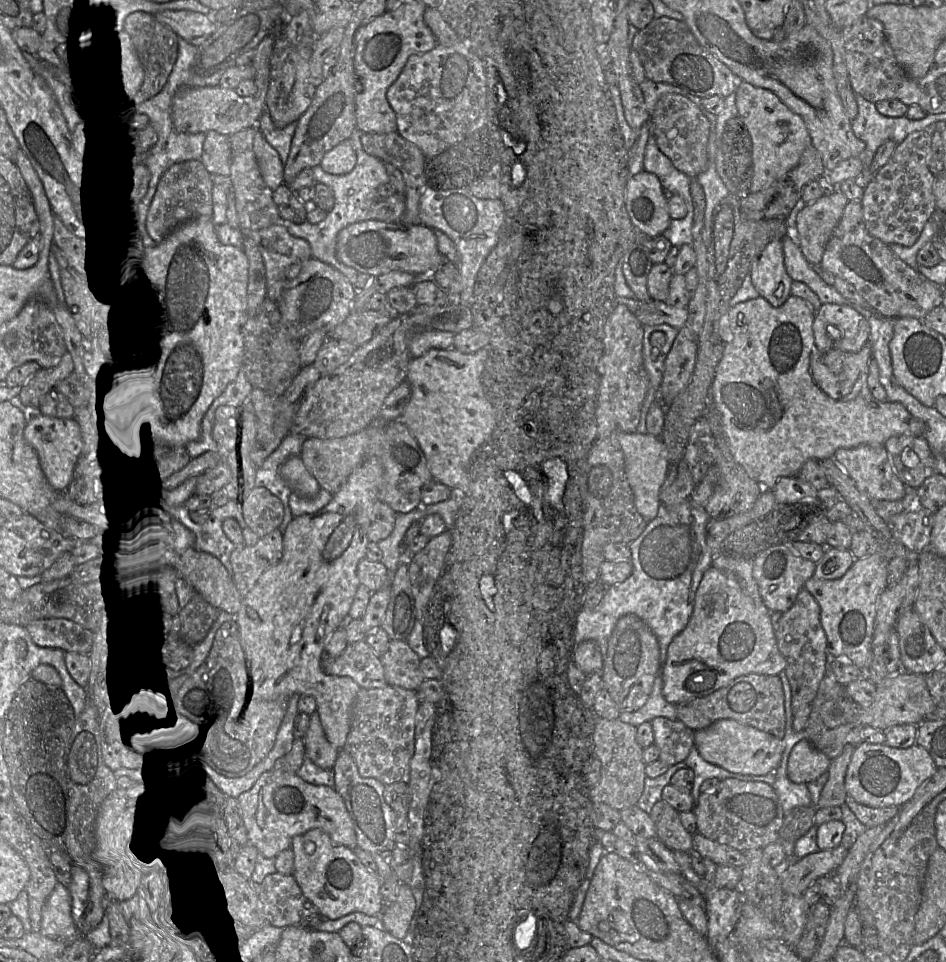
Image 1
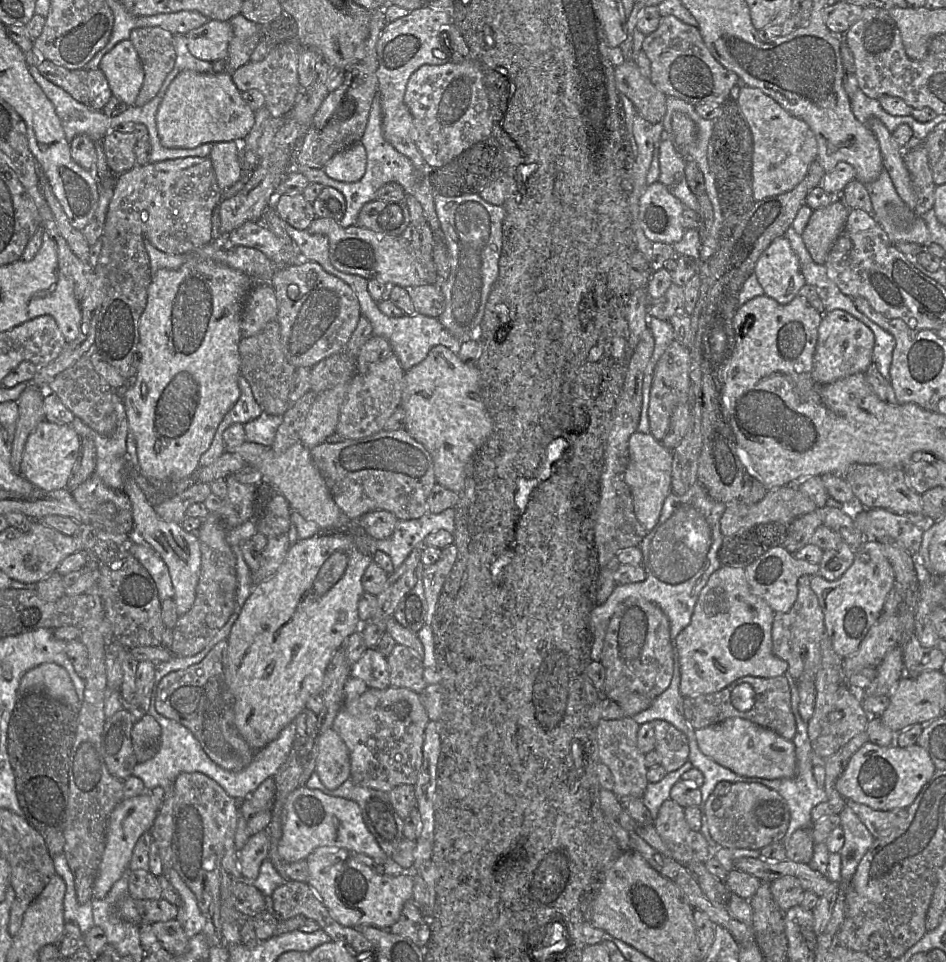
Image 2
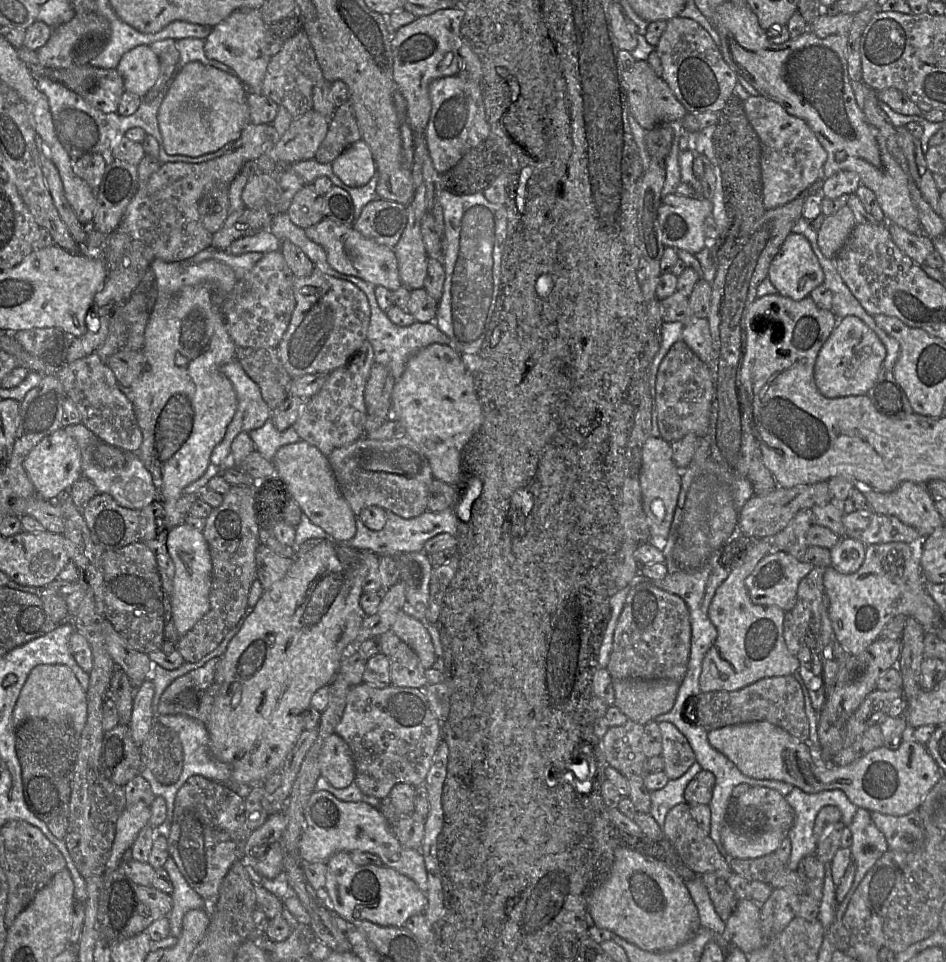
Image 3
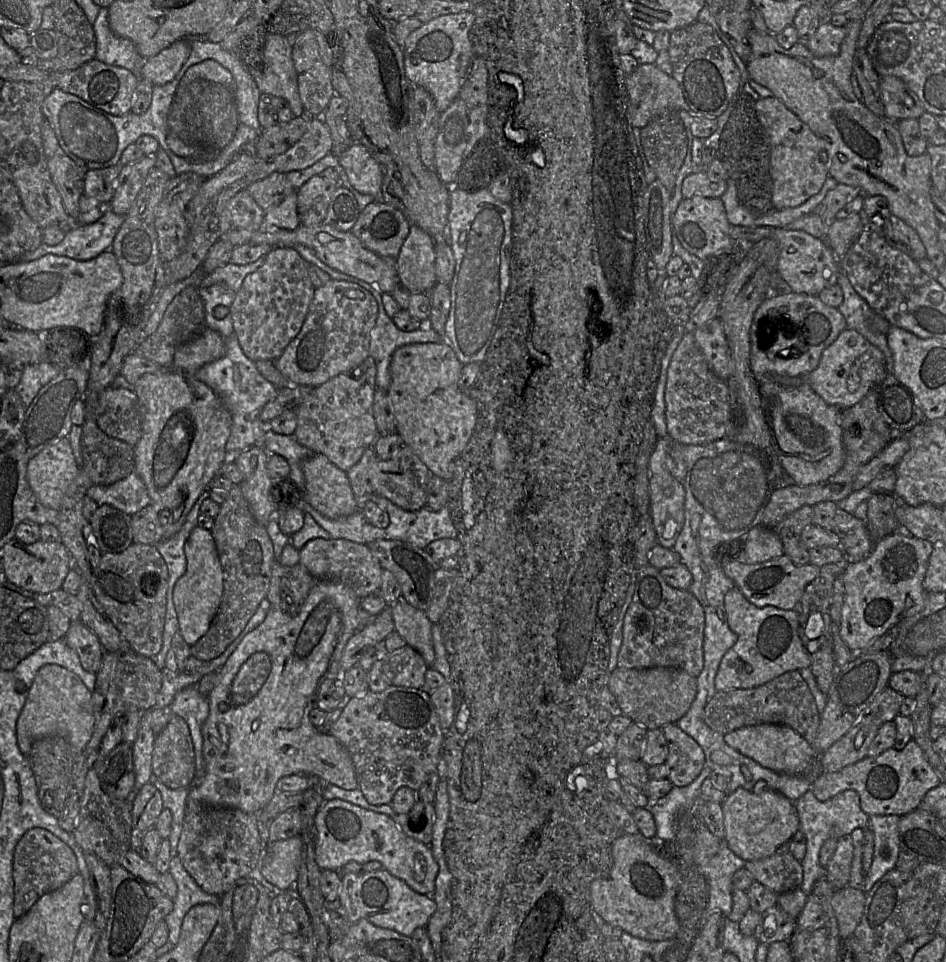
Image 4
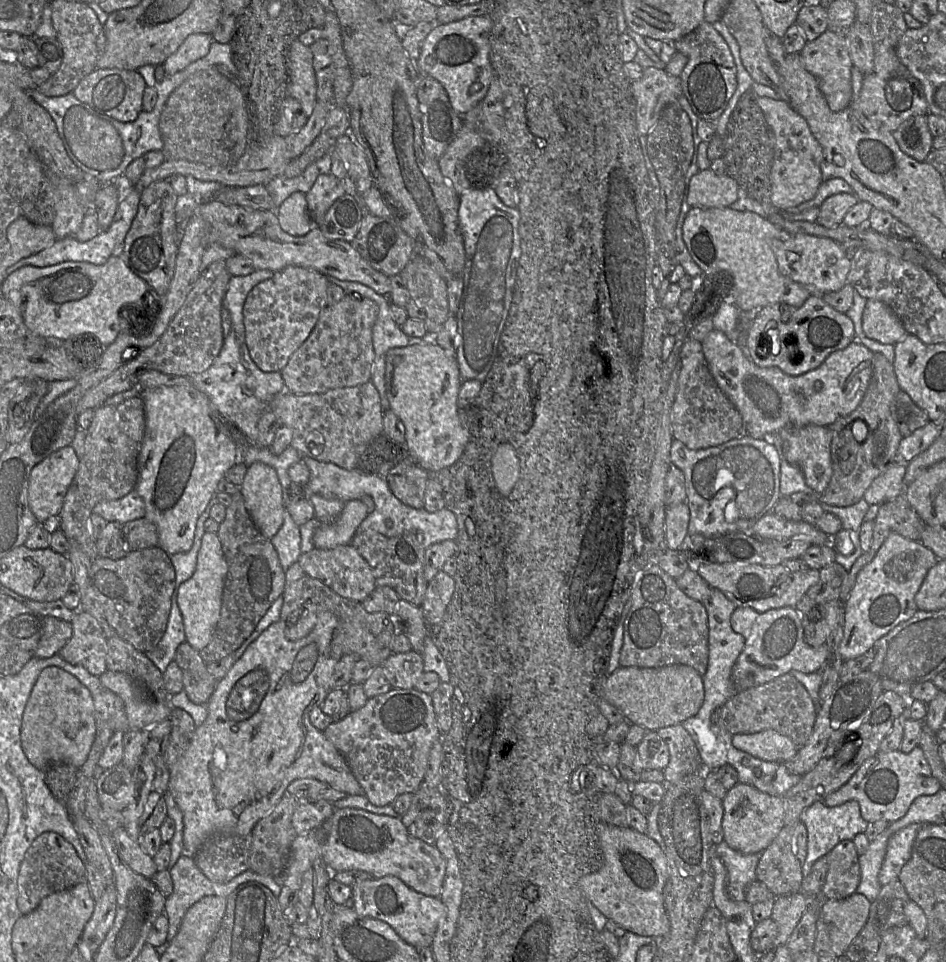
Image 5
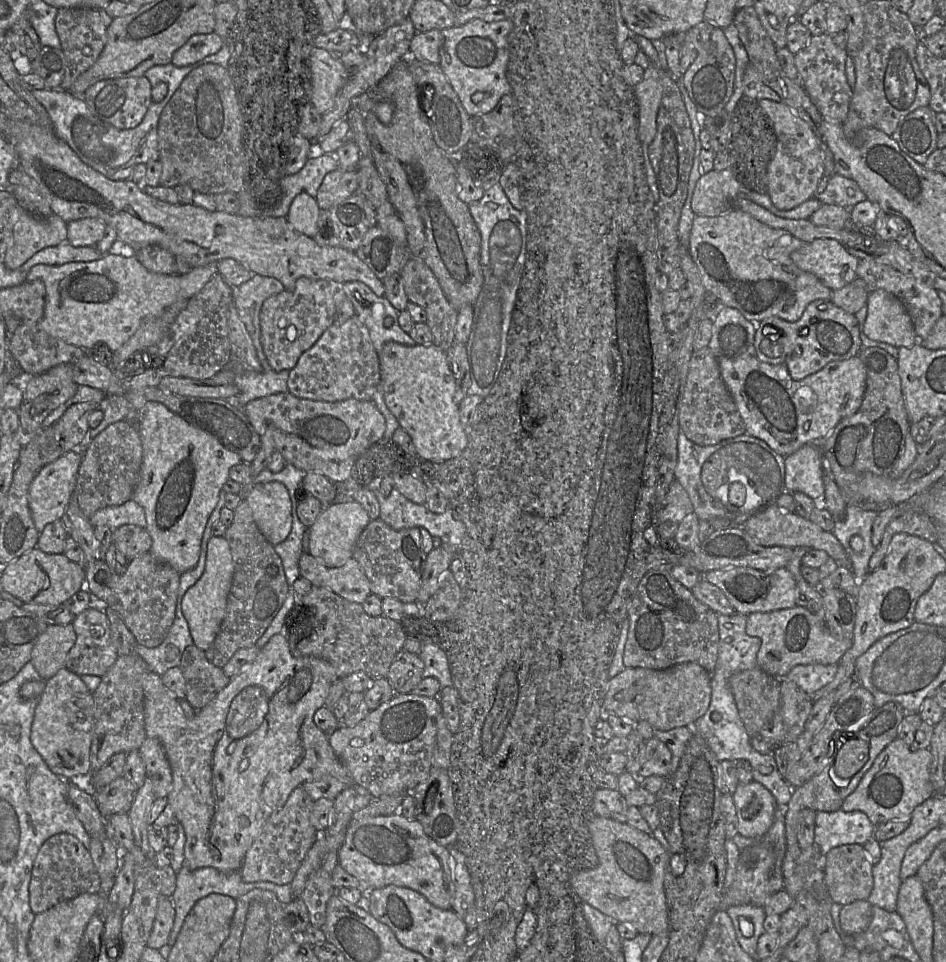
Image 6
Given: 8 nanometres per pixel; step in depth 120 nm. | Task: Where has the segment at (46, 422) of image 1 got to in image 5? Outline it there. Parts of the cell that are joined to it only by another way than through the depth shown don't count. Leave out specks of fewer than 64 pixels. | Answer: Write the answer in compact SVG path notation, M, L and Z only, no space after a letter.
M68 445L32 468L28 481L28 504L38 524L50 524L57 519L78 466L79 458Z

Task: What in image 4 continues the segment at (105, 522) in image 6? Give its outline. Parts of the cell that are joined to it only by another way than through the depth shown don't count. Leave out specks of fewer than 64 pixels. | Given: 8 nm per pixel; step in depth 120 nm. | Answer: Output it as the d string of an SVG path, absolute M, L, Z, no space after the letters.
M136 471L111 485L90 487L87 496L98 506L107 504L129 516L151 504L147 488Z

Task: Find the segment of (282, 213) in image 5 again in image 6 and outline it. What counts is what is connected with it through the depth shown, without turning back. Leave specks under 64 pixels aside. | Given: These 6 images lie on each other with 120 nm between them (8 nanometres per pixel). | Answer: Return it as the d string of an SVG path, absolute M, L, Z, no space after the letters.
M300 193L292 201L286 219L295 231L314 237L319 215L320 208L316 199L307 193Z

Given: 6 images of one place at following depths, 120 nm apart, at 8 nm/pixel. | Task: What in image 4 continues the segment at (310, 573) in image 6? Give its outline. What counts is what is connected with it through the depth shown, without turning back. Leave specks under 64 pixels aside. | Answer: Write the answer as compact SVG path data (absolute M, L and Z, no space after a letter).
M316 538L303 546L299 557L299 564L316 579L343 582L350 586L361 599L380 589L383 569L366 545L347 540Z

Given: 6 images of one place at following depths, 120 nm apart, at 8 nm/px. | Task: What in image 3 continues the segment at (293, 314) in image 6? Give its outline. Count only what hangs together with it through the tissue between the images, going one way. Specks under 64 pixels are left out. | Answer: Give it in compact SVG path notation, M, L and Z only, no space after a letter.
M280 252L263 254L260 261L237 283L223 303L230 337L238 348L277 347L286 332L293 310L295 298L293 281L295 276L287 266Z

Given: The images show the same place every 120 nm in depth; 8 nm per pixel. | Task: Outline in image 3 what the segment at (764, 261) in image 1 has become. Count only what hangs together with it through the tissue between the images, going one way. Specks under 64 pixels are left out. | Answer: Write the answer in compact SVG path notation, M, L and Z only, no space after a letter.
M791 232L772 260L767 278L778 294L800 301L823 284L824 272L809 240Z

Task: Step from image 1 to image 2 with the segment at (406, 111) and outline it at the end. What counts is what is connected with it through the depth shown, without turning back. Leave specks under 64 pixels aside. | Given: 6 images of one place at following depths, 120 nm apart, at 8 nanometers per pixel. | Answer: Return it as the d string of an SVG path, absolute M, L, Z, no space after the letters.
M473 59L462 63L450 61L442 65L422 65L408 80L404 102L413 117L417 147L429 169L447 164L470 146L492 136L493 119L483 72Z

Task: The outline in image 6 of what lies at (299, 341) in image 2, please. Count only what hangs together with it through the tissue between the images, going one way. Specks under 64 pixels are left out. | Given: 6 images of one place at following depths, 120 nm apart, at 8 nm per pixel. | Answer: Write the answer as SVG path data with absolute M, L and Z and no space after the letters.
M355 315L343 324L332 324L299 358L288 377L288 391L314 401L339 402L354 398L372 401L381 382L380 359L368 328Z

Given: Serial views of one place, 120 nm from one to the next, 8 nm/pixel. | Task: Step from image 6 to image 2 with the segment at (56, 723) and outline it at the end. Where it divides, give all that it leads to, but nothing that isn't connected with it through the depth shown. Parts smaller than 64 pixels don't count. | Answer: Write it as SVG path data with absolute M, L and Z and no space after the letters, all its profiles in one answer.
M43 663L28 670L21 678L19 693L40 691L69 705L77 713L81 707L68 672L56 663Z

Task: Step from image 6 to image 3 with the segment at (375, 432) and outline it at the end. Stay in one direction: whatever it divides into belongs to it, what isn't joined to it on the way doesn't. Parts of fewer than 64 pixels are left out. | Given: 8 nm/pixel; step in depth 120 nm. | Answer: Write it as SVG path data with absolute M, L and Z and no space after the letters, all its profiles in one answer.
M366 339L345 365L329 374L320 391L302 407L292 426L301 440L315 446L328 457L334 449L347 446L365 435L367 412L364 392L373 364L373 348Z

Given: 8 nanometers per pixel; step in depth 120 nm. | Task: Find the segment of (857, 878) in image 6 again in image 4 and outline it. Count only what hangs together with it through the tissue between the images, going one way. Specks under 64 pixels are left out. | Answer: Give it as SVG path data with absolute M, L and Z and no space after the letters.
M851 834L838 838L835 852L826 867L826 879L835 890L848 886L853 849Z

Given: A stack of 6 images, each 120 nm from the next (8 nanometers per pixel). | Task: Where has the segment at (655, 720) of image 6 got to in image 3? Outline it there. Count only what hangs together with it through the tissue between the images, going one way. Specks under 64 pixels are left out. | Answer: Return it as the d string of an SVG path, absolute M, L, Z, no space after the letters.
M618 679L613 680L613 687L615 706L630 720L644 726L673 708L680 683L671 679Z

